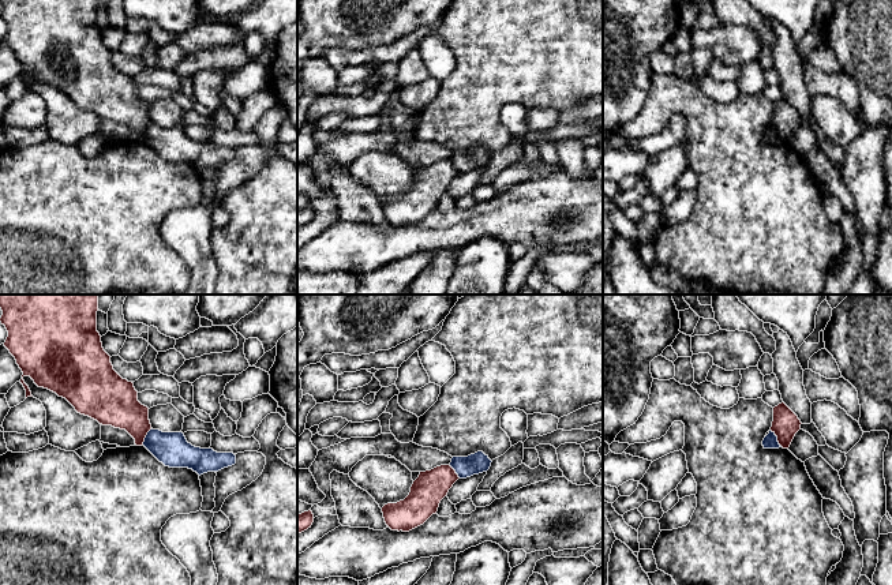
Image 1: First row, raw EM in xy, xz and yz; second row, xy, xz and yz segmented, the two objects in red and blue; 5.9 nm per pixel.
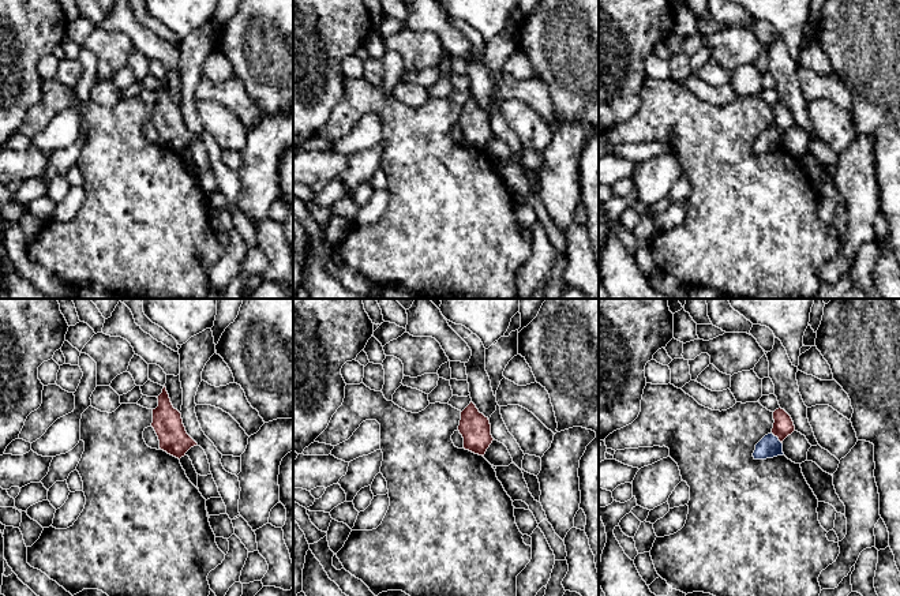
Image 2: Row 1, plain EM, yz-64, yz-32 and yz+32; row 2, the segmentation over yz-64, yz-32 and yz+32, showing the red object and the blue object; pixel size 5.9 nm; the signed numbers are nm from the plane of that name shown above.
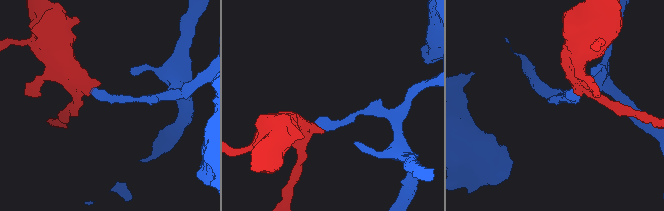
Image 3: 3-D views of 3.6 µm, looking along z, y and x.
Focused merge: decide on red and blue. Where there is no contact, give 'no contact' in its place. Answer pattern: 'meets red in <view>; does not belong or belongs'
meets red in yz; does not belong

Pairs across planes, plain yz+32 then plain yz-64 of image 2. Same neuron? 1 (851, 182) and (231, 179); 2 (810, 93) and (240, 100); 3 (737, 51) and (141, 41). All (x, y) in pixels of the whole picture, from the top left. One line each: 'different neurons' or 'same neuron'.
1: different neurons
2: same neuron
3: different neurons

